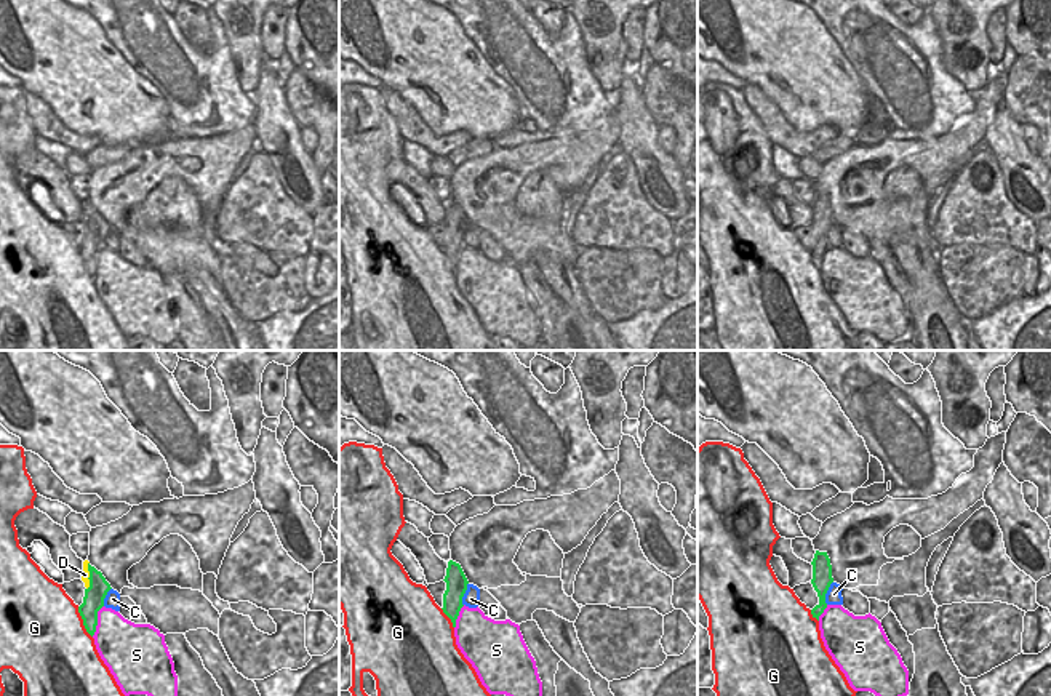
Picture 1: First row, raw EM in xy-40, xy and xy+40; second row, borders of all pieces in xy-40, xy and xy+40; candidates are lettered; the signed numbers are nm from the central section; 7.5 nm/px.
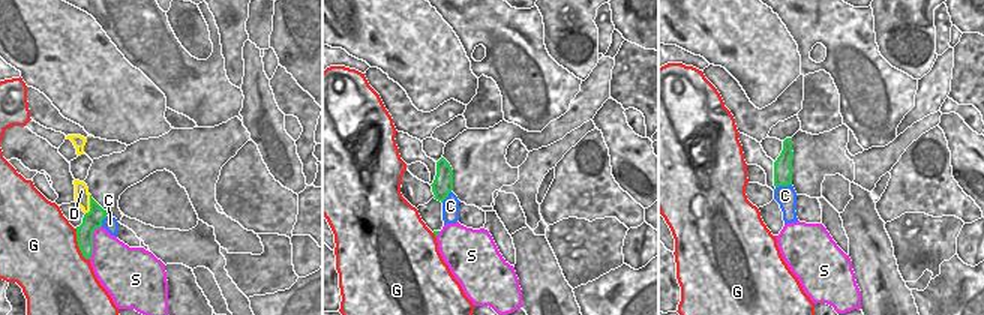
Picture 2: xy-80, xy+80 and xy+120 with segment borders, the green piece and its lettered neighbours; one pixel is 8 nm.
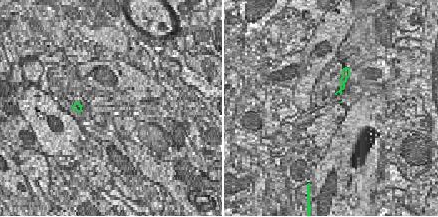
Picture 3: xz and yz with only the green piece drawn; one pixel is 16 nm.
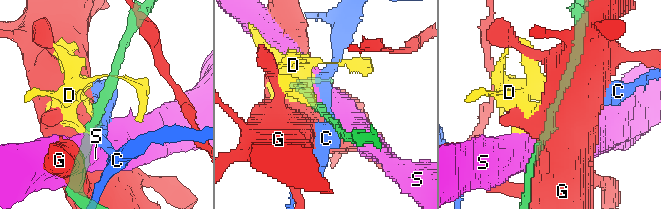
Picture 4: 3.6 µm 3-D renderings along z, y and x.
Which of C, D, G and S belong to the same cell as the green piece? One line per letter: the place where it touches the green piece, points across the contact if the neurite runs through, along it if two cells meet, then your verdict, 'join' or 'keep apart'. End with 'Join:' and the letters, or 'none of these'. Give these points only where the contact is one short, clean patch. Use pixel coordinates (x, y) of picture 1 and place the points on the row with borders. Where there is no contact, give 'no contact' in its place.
C: xy+40 (826, 592) | keep apart
D: xy-40 (90, 576) | along xy-40 (88, 562), (87, 589) | keep apart
G: xy-40 (83, 623) | keep apart
S: xy-40 (96, 621) | keep apart
Join: none of these

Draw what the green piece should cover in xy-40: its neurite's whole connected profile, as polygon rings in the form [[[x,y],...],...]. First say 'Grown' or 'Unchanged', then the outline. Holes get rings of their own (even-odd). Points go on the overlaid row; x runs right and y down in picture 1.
Unchanged. [[[88,563],[90,587],[85,589],[83,603],[78,606],[78,613],[83,619],[86,632],[93,637],[98,626],[98,611],[104,606],[104,598],[112,589],[101,571]]]

